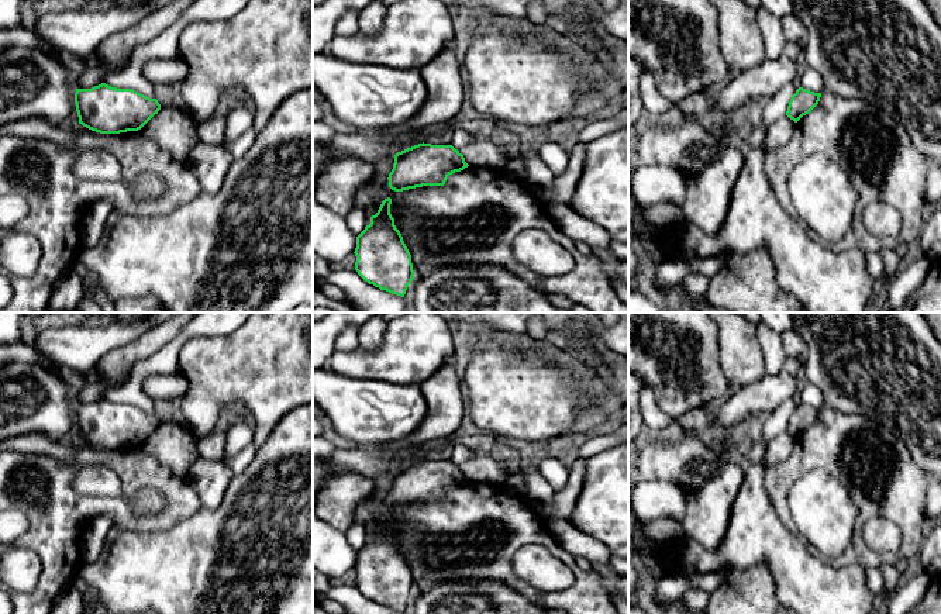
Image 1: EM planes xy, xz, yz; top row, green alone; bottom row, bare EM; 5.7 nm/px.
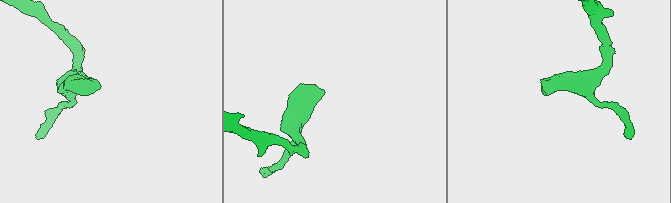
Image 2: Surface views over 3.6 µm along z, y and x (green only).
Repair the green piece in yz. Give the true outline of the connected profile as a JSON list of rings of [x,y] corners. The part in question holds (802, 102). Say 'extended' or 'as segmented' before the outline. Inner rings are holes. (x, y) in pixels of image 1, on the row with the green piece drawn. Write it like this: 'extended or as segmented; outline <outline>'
as segmented; outline [[[799,87],[792,96],[786,115],[797,123],[803,115],[809,114],[820,101],[821,93],[814,93]]]

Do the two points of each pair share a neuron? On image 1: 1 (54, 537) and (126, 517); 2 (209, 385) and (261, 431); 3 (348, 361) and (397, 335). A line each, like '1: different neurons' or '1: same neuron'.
1: same neuron
2: same neuron
3: same neuron

